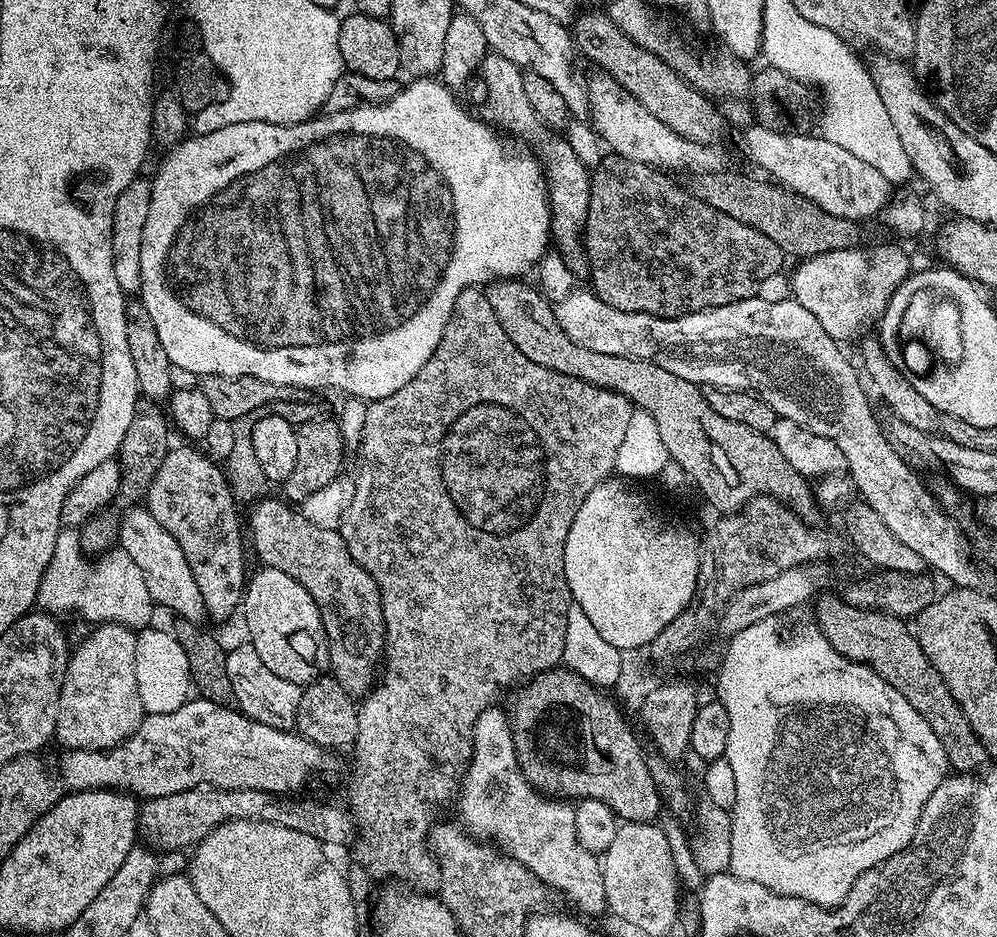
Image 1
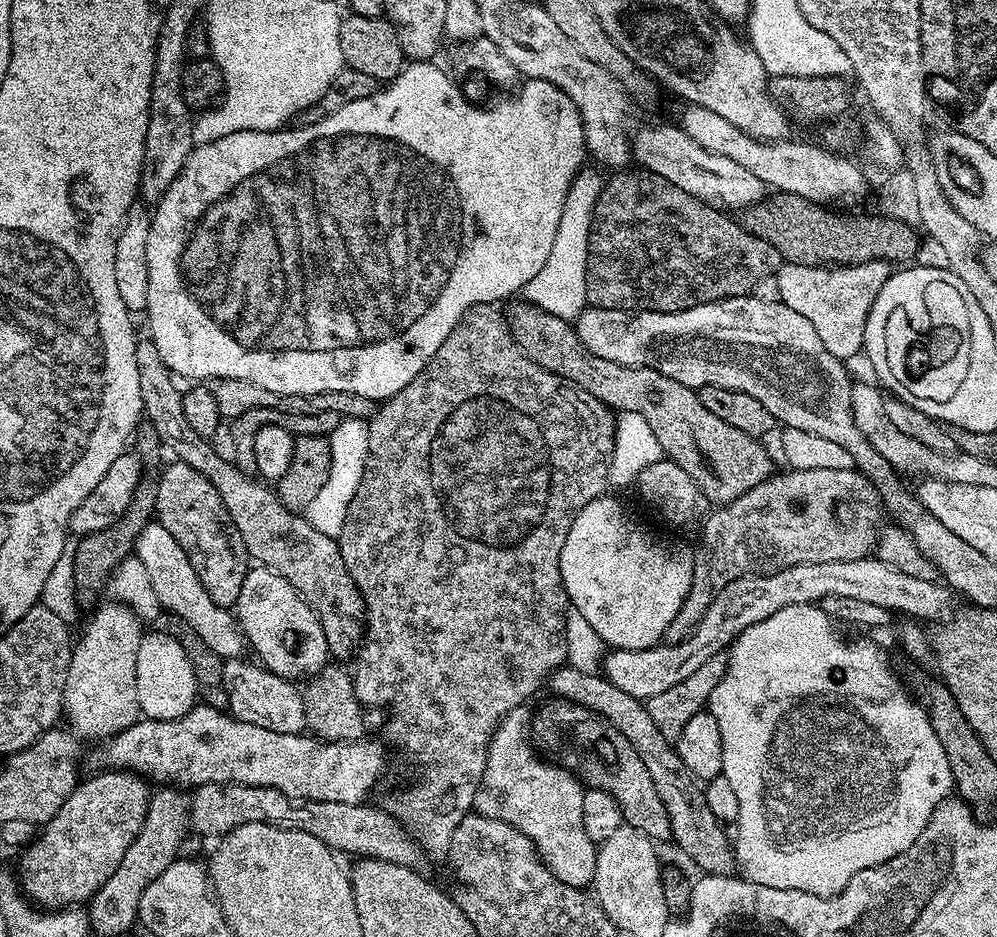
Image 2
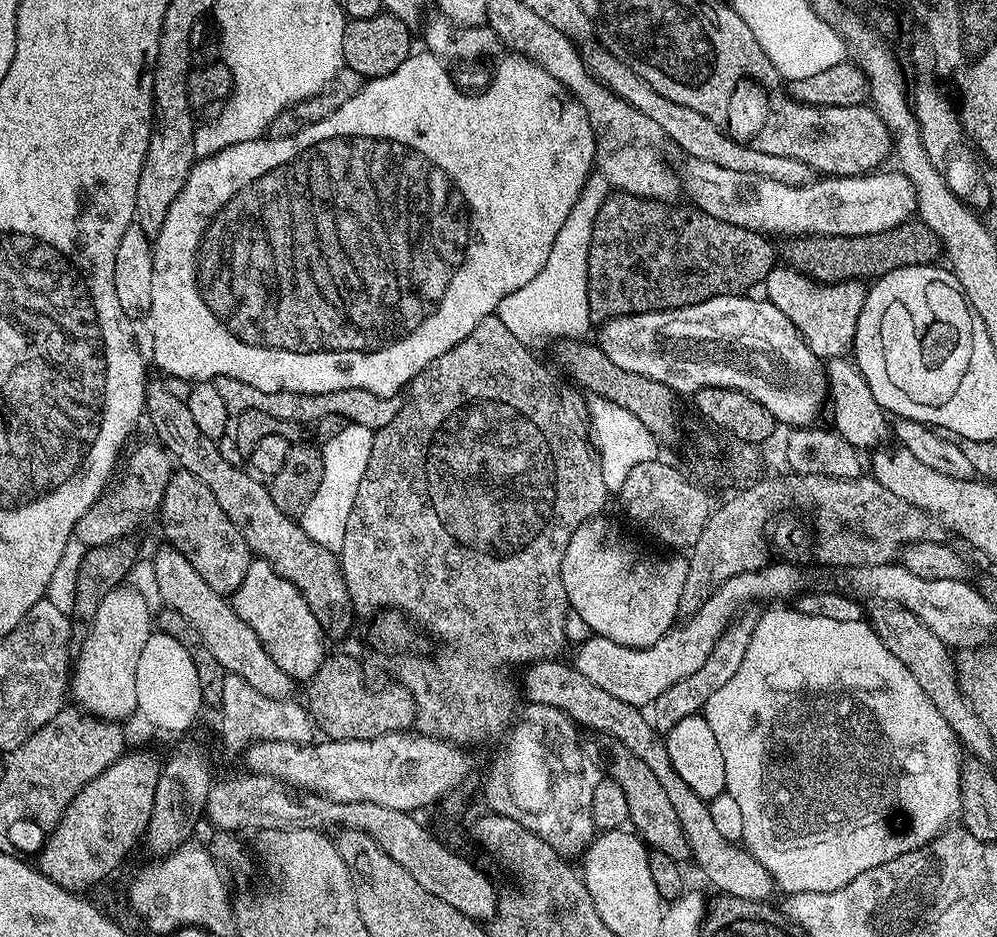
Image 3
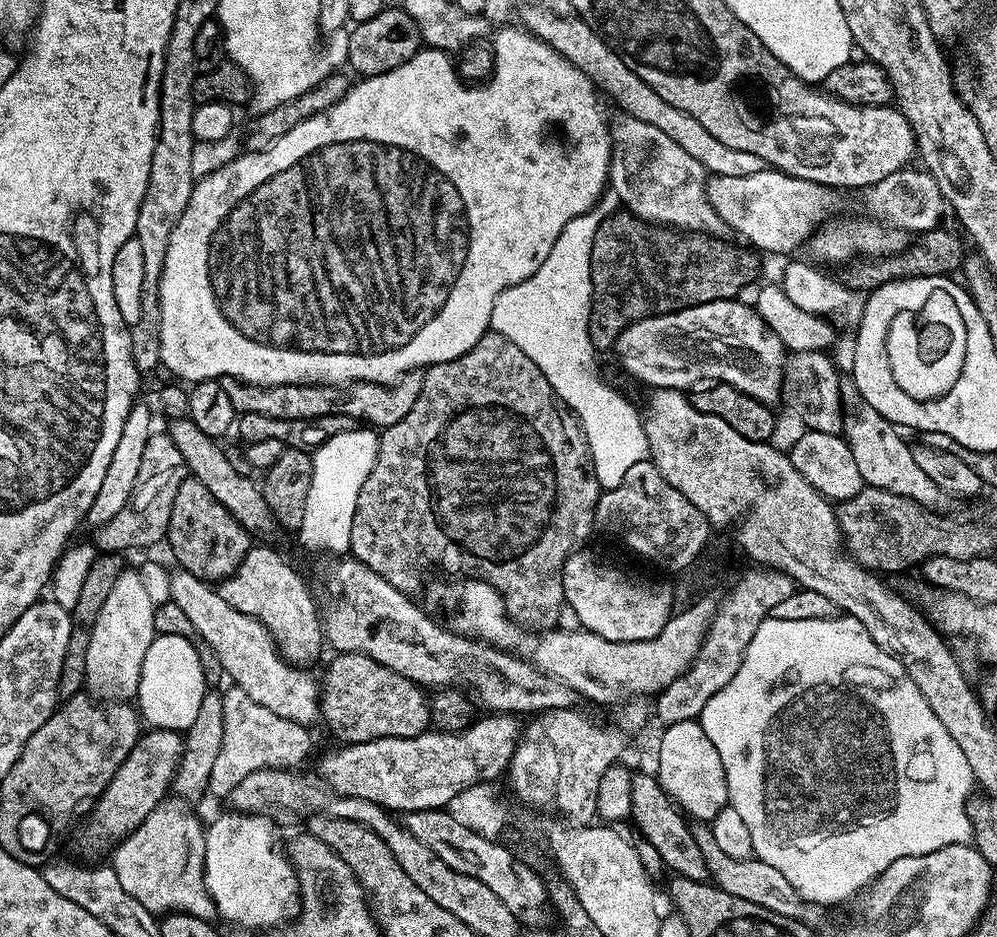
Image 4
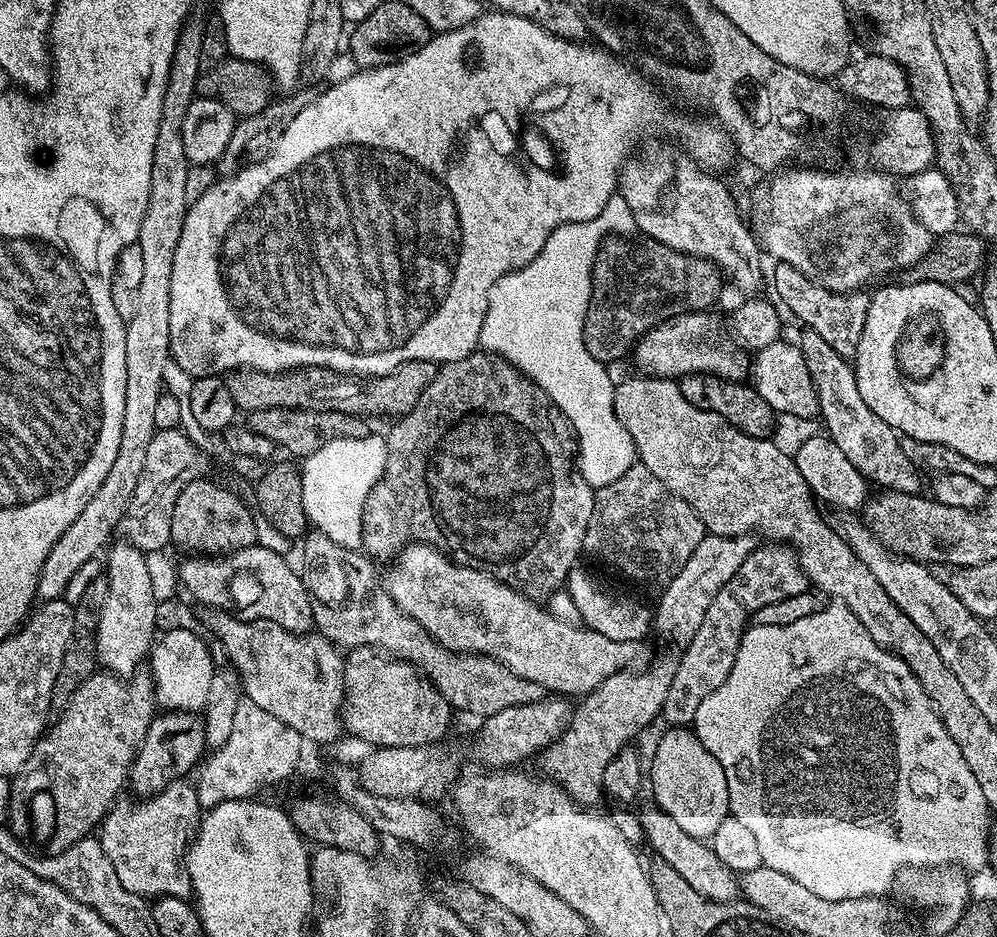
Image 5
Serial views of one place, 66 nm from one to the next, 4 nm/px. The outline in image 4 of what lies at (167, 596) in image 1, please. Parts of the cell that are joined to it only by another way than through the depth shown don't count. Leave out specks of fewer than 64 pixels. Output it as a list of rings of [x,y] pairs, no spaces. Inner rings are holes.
[[[183,570],[172,572],[170,578],[170,594],[172,601],[186,614],[186,618],[190,618],[190,622],[194,625],[197,637],[203,643],[210,646],[210,650],[214,650],[214,654],[218,658],[218,662],[222,662],[224,674],[235,687],[246,690],[246,694],[250,694],[250,698],[254,698],[254,702],[258,702],[258,706],[266,706],[266,710],[271,710],[273,714],[278,714],[280,718],[290,718],[292,722],[298,722],[305,726],[312,726],[315,720],[321,719],[320,714],[320,690],[321,685],[314,677],[308,673],[309,669],[304,666],[291,664],[286,660],[279,648],[276,646],[275,638],[266,630],[266,626],[257,616],[250,614],[242,614],[242,610],[234,610],[234,606],[230,606],[230,602],[226,602],[226,598],[222,598],[219,591],[209,581],[199,580],[194,574]]]

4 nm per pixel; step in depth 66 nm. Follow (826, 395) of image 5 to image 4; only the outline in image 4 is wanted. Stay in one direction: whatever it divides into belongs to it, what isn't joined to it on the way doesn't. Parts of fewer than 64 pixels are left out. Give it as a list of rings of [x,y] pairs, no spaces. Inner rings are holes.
[[[845,393],[843,403],[846,411],[843,413],[842,435],[848,441],[850,454],[854,454],[854,462],[862,473],[865,485],[878,490],[890,490],[890,494],[910,498],[924,508],[939,509],[941,490],[934,486],[934,482],[930,482],[930,478],[926,478],[926,473],[918,467],[918,462],[914,462],[910,444],[900,437],[901,429],[893,421],[882,418],[882,414],[874,410],[863,395]]]

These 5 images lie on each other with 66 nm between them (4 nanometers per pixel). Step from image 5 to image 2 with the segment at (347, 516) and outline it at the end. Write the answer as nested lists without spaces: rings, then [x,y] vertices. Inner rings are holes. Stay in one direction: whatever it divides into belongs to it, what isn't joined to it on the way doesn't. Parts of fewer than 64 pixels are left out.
[[[344,418],[339,423],[336,433],[331,433],[330,436],[332,445],[330,478],[326,478],[322,490],[318,490],[314,502],[310,502],[310,506],[306,509],[306,519],[310,522],[310,526],[333,538],[340,537],[342,526],[346,526],[346,514],[350,510],[350,502],[364,477],[366,456],[361,450],[367,449],[368,446],[368,425],[365,421]]]

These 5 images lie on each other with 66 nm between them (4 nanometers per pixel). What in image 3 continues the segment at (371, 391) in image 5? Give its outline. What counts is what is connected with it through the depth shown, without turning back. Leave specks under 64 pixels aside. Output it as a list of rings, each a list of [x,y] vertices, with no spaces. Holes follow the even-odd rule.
[[[217,376],[215,384],[224,400],[226,410],[233,417],[238,417],[246,410],[262,410],[262,414],[270,414],[270,418],[278,418],[285,426],[292,424],[316,424],[319,420],[328,420],[337,416],[340,422],[366,426],[375,434],[379,428],[394,422],[401,401],[396,396],[379,396],[370,394],[370,390],[330,390],[326,394],[302,394],[301,392],[267,392],[249,386],[246,382],[238,382],[238,378]]]

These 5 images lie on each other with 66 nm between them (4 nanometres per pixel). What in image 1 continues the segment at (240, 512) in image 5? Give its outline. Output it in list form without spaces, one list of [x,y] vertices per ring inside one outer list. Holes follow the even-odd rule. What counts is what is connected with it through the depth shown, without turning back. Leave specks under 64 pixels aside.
[[[184,446],[188,448],[173,447],[166,454],[166,458],[162,462],[162,466],[158,466],[158,474],[154,474],[154,482],[150,482],[148,487],[148,494],[146,497],[146,507],[150,514],[154,514],[154,518],[158,518],[158,523],[162,526],[162,530],[166,530],[170,534],[174,534],[174,542],[178,542],[178,546],[182,546],[182,554],[186,554],[186,562],[190,566],[190,574],[194,574],[194,582],[198,582],[198,590],[202,593],[202,602],[204,603],[205,613],[209,617],[212,616],[216,620],[224,620],[227,616],[237,615],[238,609],[241,607],[244,590],[246,587],[246,571],[244,572],[244,548],[246,552],[246,536],[242,531],[242,516],[236,513],[238,501],[232,491],[232,487],[228,485],[227,475],[217,461],[213,460],[211,456],[205,454],[203,451],[197,450],[195,447]]]

